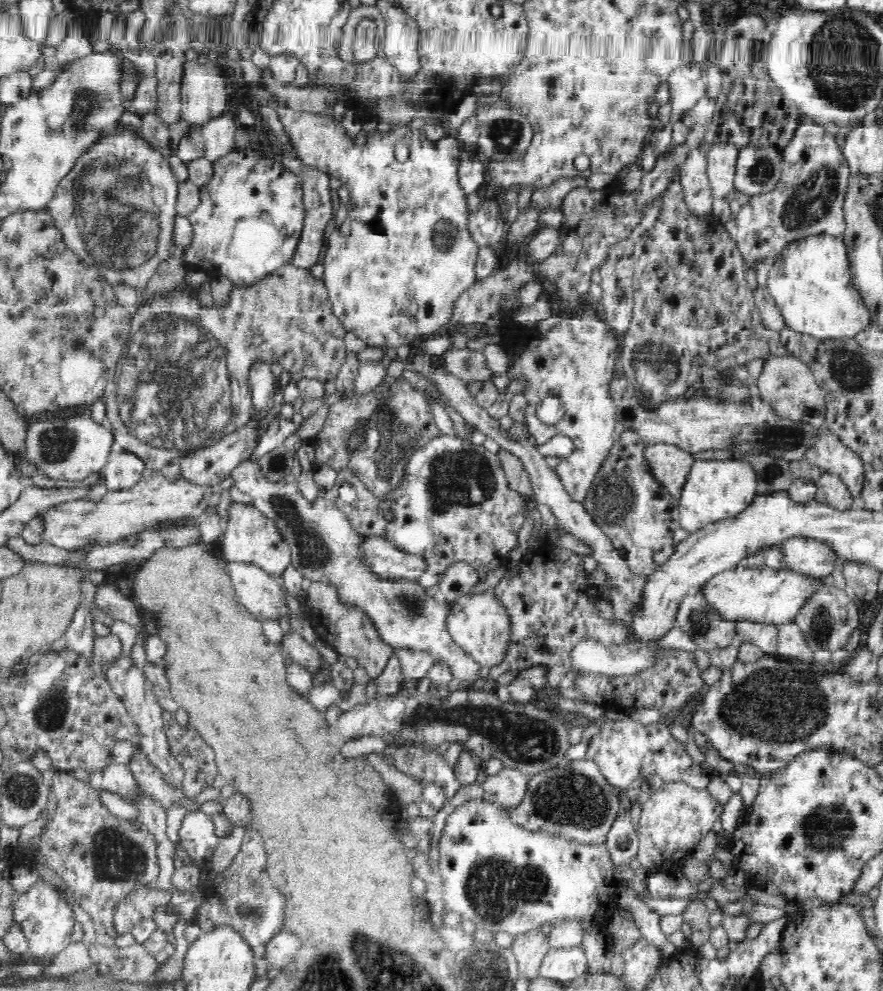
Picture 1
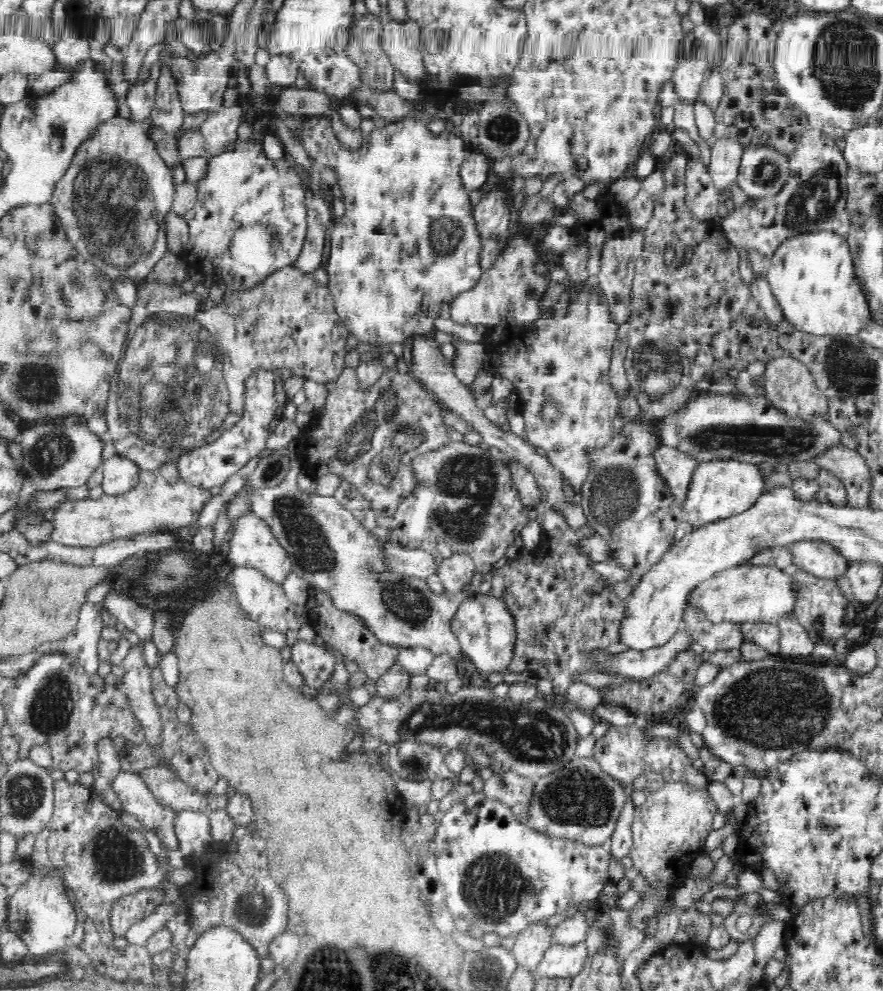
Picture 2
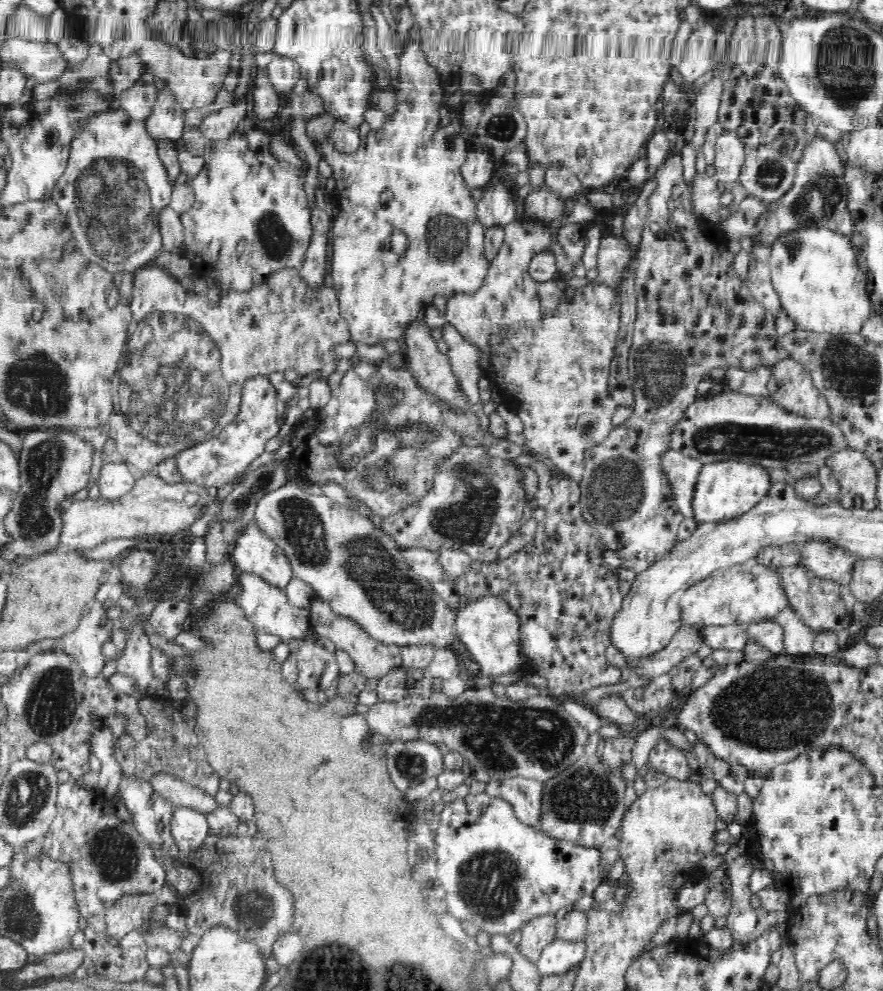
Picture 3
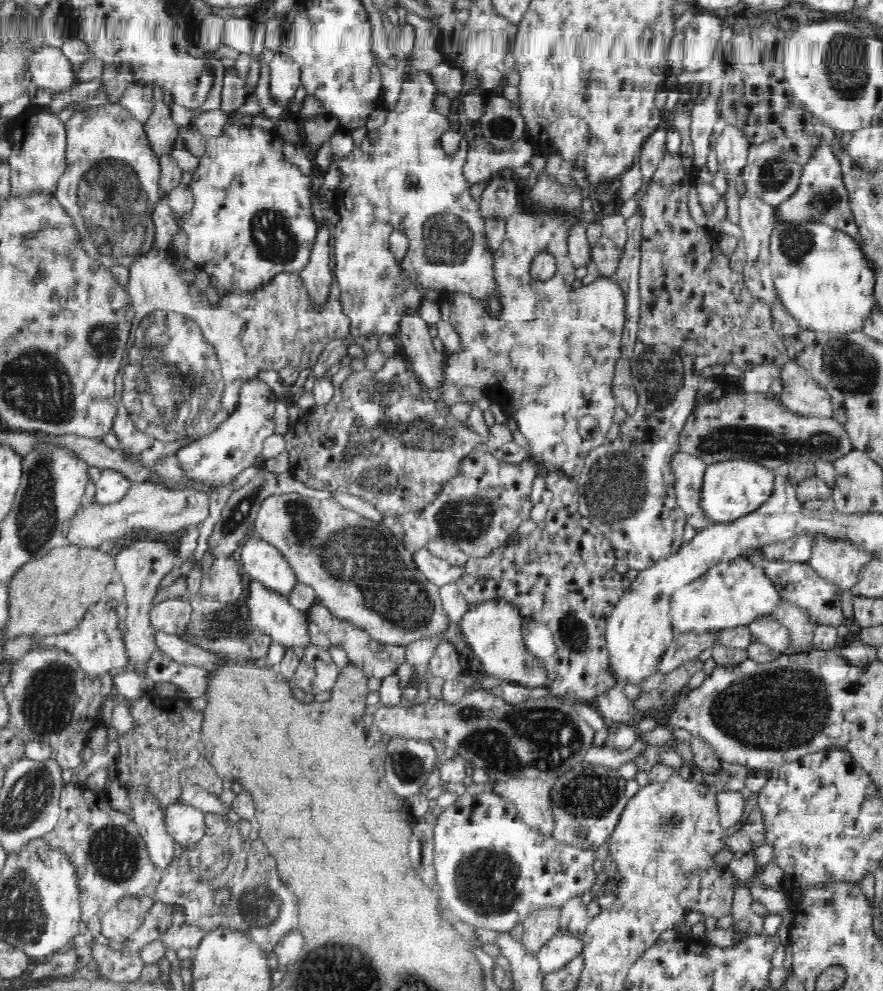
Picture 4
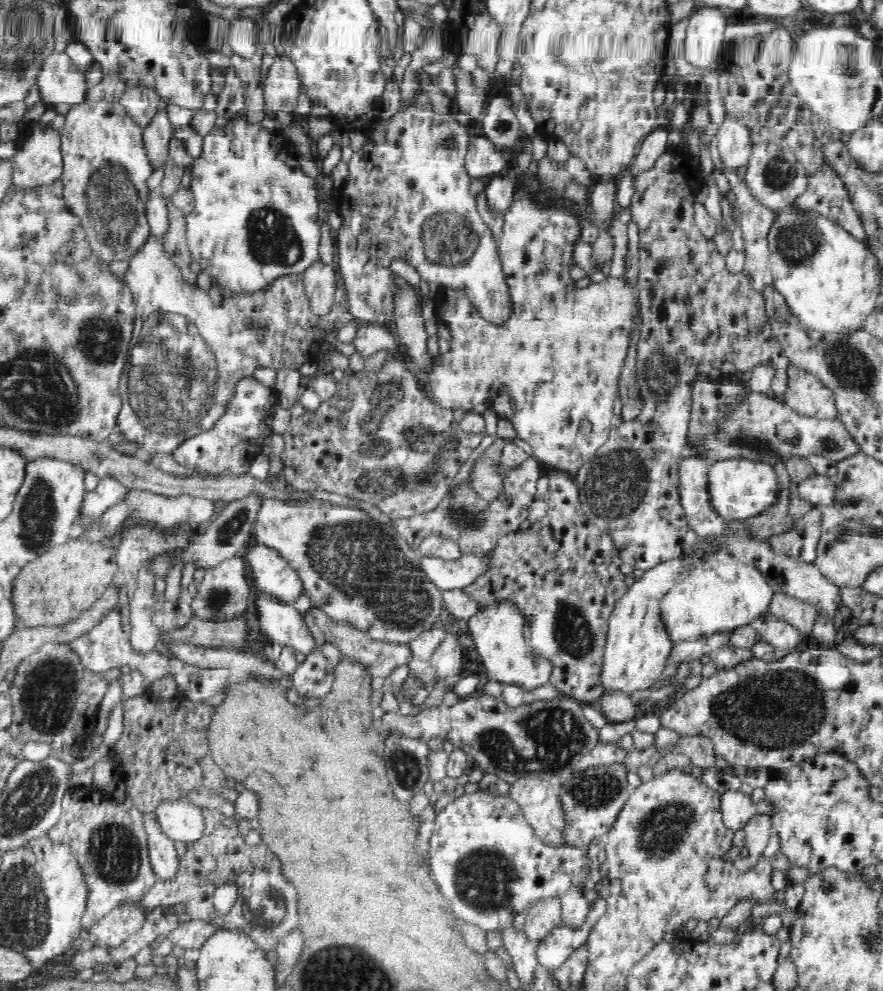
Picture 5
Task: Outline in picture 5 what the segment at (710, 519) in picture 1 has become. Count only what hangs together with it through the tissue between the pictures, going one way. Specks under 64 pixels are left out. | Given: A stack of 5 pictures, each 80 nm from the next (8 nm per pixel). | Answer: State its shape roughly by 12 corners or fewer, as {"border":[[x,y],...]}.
{"border":[[709,464],[709,506],[726,522],[756,516],[780,489],[774,465]]}

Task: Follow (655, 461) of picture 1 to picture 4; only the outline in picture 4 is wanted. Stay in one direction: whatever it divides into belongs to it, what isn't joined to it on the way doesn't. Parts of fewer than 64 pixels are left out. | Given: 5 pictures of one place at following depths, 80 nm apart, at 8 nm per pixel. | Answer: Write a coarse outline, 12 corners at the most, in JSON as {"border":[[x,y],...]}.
{"border":[[678,451],[670,457],[676,502],[696,530],[712,523],[699,507],[707,465]]}

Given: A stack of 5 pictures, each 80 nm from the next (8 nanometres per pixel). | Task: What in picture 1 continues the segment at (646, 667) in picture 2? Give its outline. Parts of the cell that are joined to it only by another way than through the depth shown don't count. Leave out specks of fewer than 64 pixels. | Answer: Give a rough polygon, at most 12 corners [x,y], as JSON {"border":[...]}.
{"border":[[572,645],[571,666],[600,675],[632,675],[653,663],[655,647]]}

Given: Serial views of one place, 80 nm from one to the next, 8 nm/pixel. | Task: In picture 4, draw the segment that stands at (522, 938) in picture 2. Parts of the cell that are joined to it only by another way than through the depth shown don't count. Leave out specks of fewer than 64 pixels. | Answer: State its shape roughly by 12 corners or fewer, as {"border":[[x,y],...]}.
{"border":[[536,912],[523,921],[522,945],[537,956],[559,932],[561,912]]}

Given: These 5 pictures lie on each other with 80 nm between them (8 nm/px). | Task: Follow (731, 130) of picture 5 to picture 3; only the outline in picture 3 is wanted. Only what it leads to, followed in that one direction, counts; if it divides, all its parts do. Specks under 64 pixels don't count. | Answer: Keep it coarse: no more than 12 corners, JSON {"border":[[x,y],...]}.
{"border":[[735,132],[716,139],[718,186],[739,179],[746,145]]}

